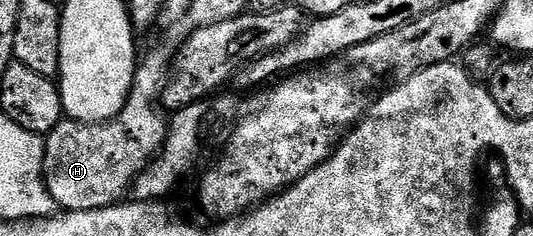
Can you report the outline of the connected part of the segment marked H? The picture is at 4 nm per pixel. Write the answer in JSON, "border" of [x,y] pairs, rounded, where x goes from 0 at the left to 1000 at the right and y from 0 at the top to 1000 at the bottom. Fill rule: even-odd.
{"border":[[[306,186],[291,203],[276,242],[266,242],[255,284],[253,339],[246,356],[246,403],[235,449],[214,508],[199,525],[150,525],[144,508],[120,500],[99,555],[86,564],[84,623],[88,648],[81,674],[81,758],[88,771],[88,801],[105,869],[128,898],[165,898],[184,881],[206,881],[210,864],[229,852],[231,831],[248,809],[257,750],[268,733],[280,682],[296,661],[300,631],[313,593],[317,555],[315,496],[296,475],[302,458],[302,394],[317,339],[317,309],[325,288],[325,203]]]}

